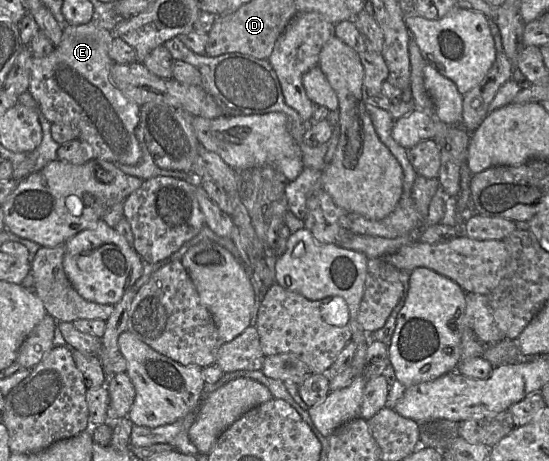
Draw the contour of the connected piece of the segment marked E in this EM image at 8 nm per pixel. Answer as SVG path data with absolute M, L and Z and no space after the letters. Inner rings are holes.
M96 19L82 25L65 24L61 42L52 53L45 57L33 57L28 92L50 123L70 125L78 131L78 139L91 146L94 160L135 165L141 158L141 148L135 135L140 106L129 100L110 79L114 61L109 56L109 48L114 37L114 32Z

